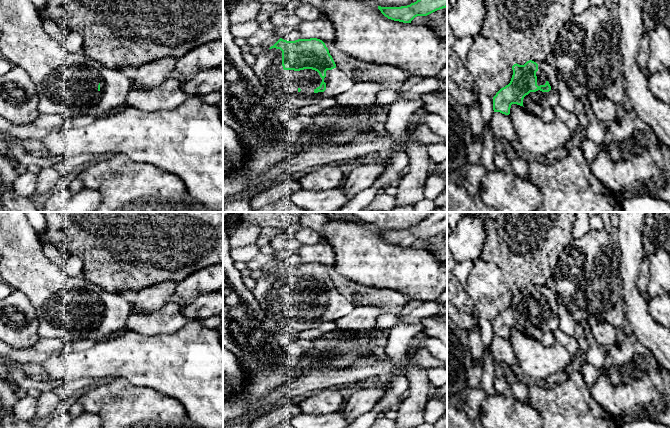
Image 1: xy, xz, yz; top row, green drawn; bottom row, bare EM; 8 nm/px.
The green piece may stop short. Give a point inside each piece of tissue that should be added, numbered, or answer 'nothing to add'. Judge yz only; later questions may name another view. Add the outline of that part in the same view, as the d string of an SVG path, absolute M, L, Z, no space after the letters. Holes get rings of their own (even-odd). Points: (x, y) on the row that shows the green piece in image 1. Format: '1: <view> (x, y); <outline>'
1: yz (536, 102); M549 61L538 64L538 71L536 72L537 85L545 85L548 81L551 90L549 92L530 92L523 99L524 108L531 114L538 117L546 108L555 108L559 103L558 92L558 76L555 69L550 65Z

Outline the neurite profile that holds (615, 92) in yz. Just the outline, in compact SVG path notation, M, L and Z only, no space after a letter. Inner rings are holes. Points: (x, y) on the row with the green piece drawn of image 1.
M620 78L615 80L604 92L604 97L615 104L620 104L625 94L625 84Z

